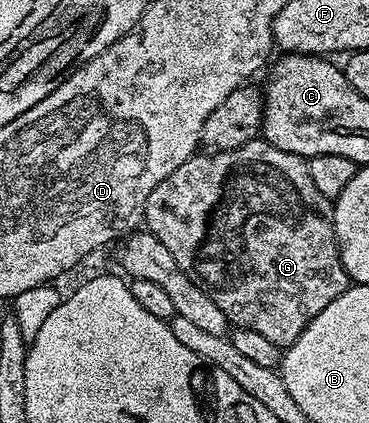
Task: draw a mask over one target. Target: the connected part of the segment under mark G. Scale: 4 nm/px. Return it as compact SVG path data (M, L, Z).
M254 140L234 150L198 152L179 164L179 168L175 168L175 172L171 172L171 176L167 176L167 180L163 180L163 184L159 184L151 196L147 196L144 225L148 233L155 235L167 247L167 252L175 256L175 264L179 264L179 268L183 268L183 272L187 272L187 276L191 276L191 280L195 280L195 284L199 284L199 288L203 288L203 292L215 300L215 305L234 327L251 328L282 348L295 344L307 324L311 324L311 320L315 320L315 316L319 316L319 312L323 312L331 300L335 300L351 285L333 231L333 202L325 198L319 188L315 188L306 159L300 158L298 154L283 152L264 140Z

